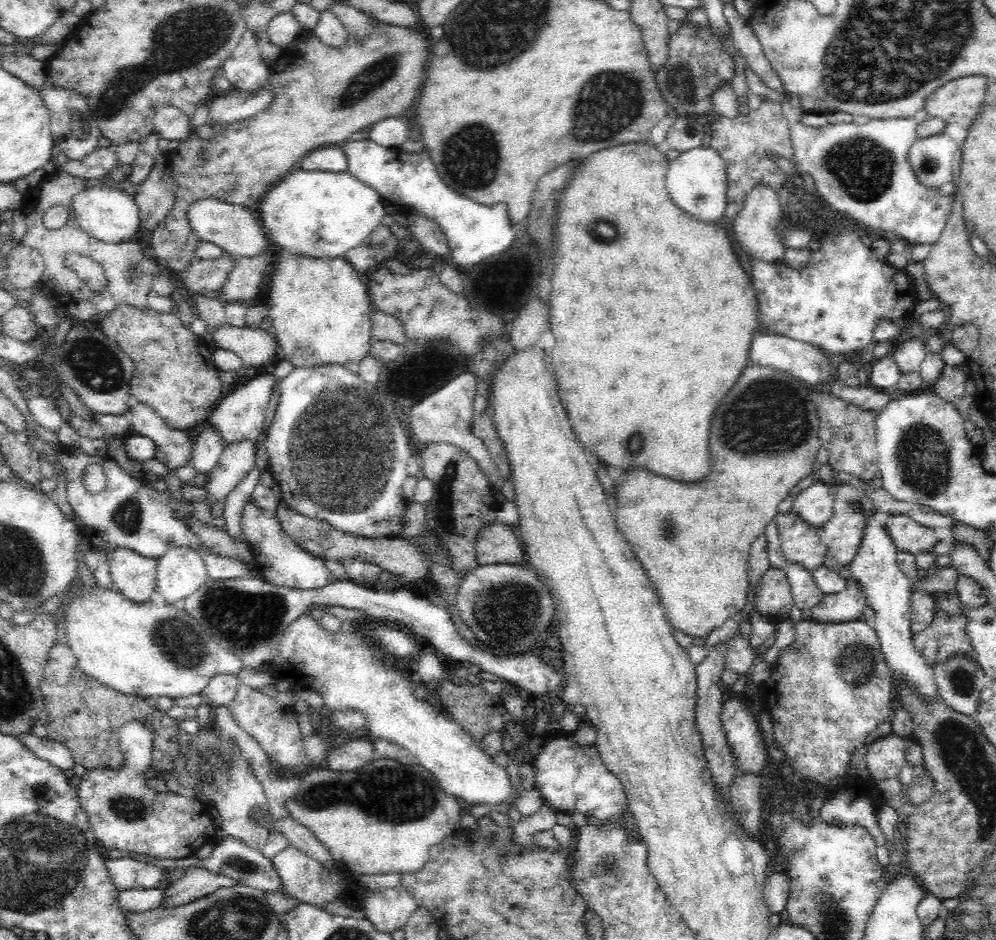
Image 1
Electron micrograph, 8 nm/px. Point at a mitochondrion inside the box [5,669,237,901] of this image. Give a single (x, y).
(129, 808)

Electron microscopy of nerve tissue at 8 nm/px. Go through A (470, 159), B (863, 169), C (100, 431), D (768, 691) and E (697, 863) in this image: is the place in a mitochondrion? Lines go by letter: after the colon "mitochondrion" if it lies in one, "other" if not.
A: mitochondrion
B: mitochondrion
C: other
D: other
E: other

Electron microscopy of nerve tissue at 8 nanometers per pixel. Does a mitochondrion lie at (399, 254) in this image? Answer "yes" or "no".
no

